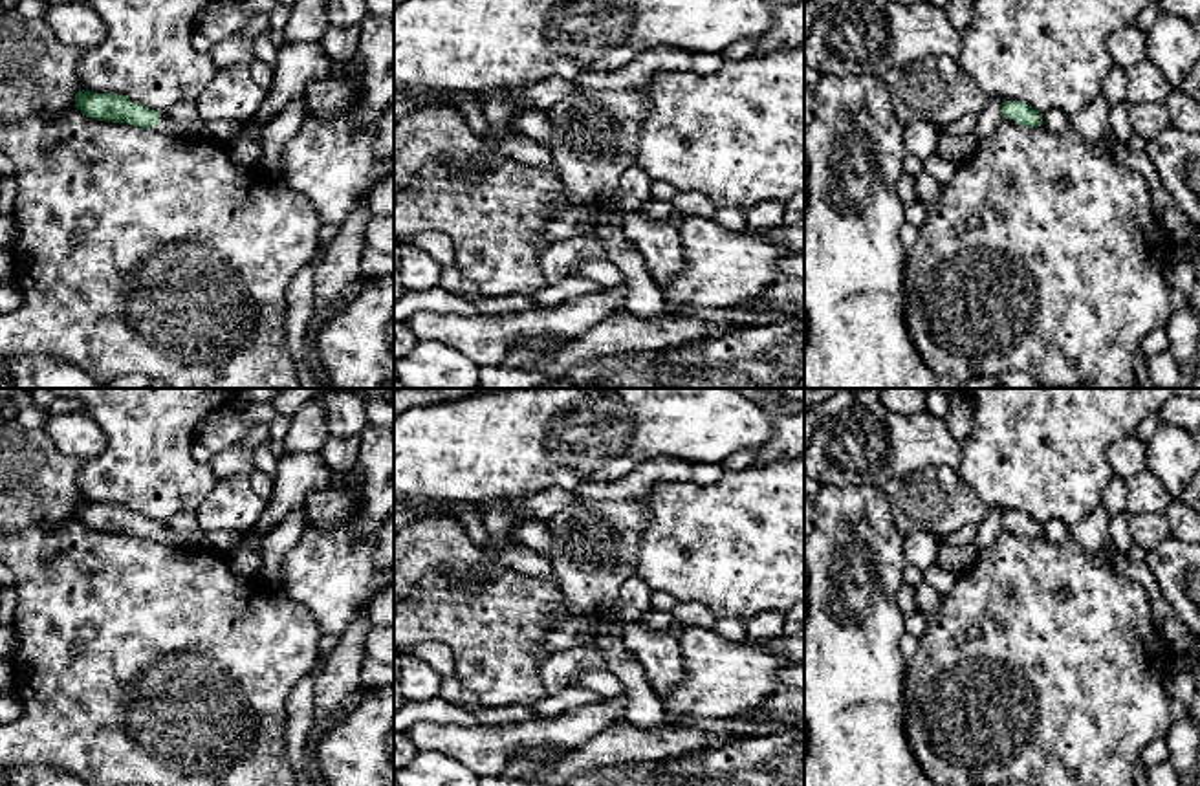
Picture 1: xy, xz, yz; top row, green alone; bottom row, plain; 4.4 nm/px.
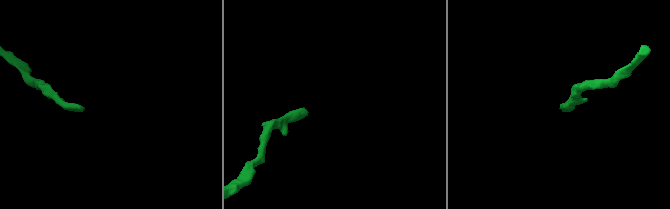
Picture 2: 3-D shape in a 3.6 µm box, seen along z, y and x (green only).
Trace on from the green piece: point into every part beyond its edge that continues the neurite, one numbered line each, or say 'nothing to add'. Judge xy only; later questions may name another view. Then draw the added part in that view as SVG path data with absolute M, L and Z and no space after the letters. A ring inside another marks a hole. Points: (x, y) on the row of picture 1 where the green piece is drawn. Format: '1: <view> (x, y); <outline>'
1: xy (165, 125); M161 114L159 121L156 123L156 130L167 136L180 136L185 132L178 121L170 119L165 114Z

